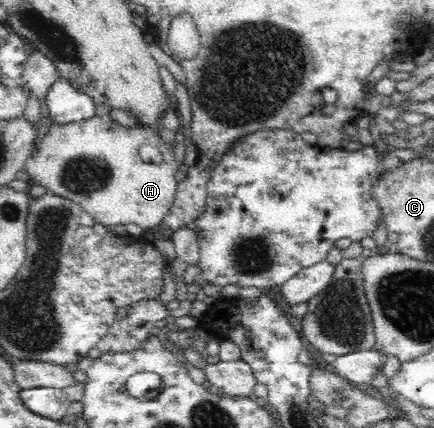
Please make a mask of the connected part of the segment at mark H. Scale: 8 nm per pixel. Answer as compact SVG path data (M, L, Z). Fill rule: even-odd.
M96 114L77 122L52 124L32 155L26 159L23 169L29 179L42 185L47 193L78 203L96 223L104 226L136 224L146 232L158 227L170 212L179 184L174 178L179 165L172 148L154 130L142 125L122 126L108 114ZM142 145L159 149L162 161L158 164L143 161L138 152Z

